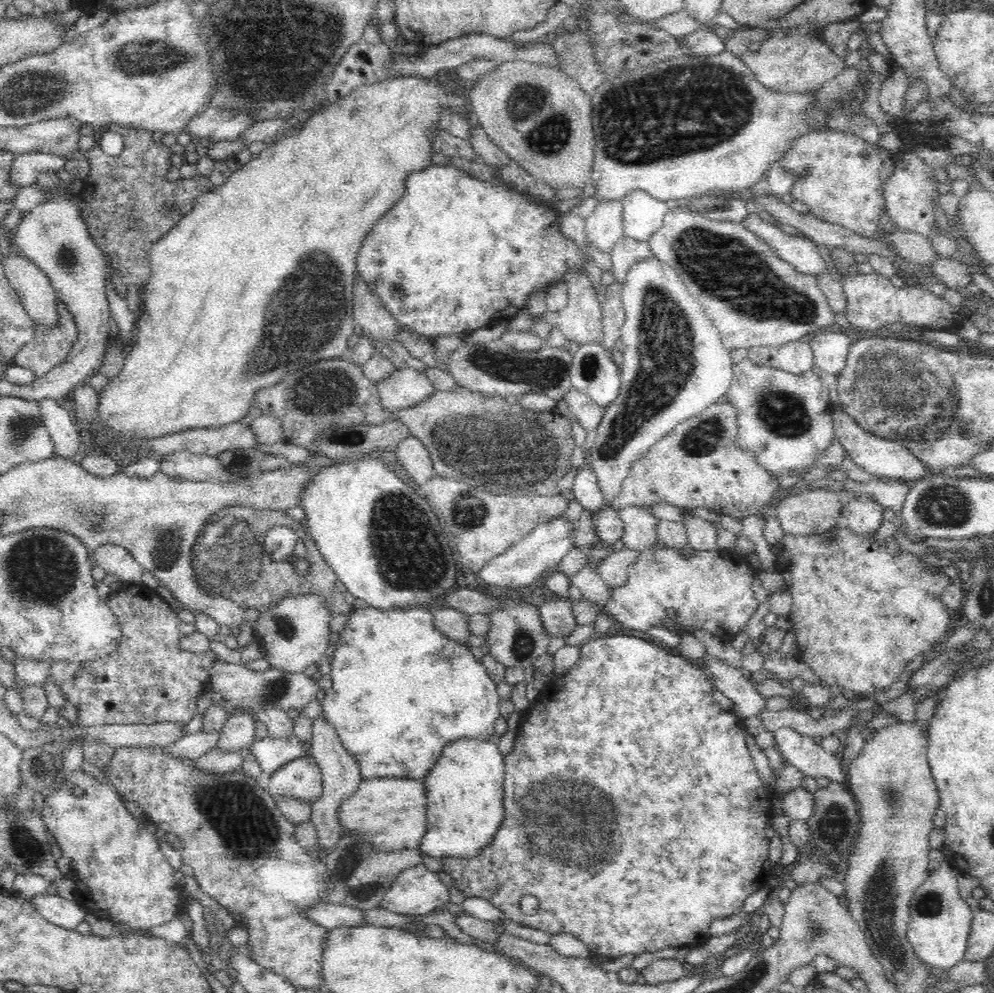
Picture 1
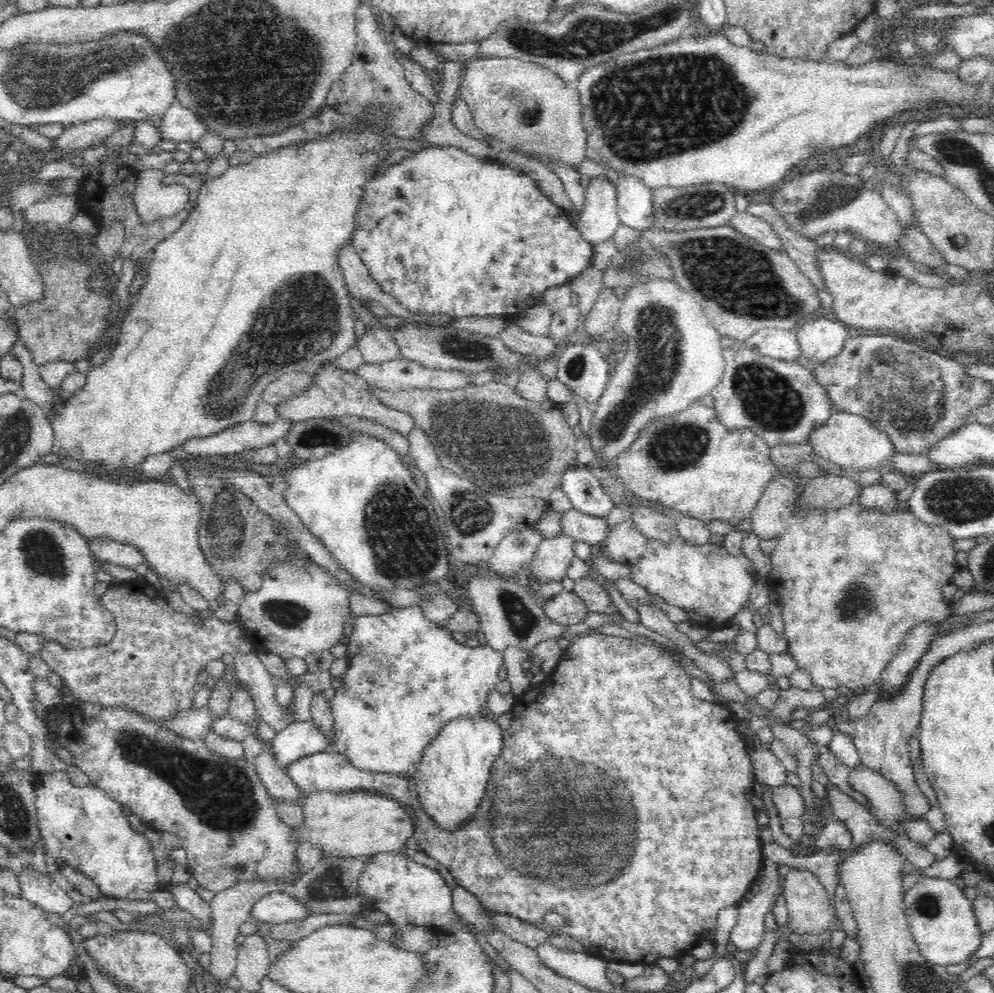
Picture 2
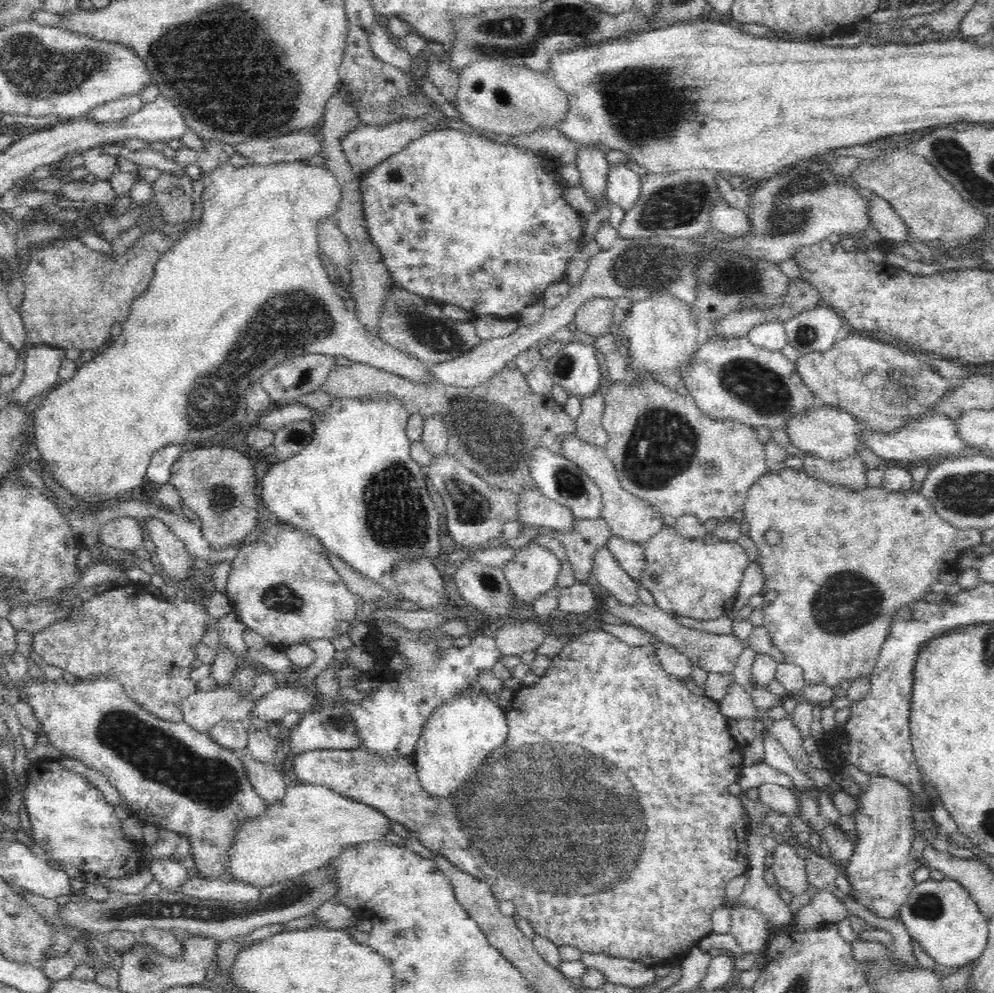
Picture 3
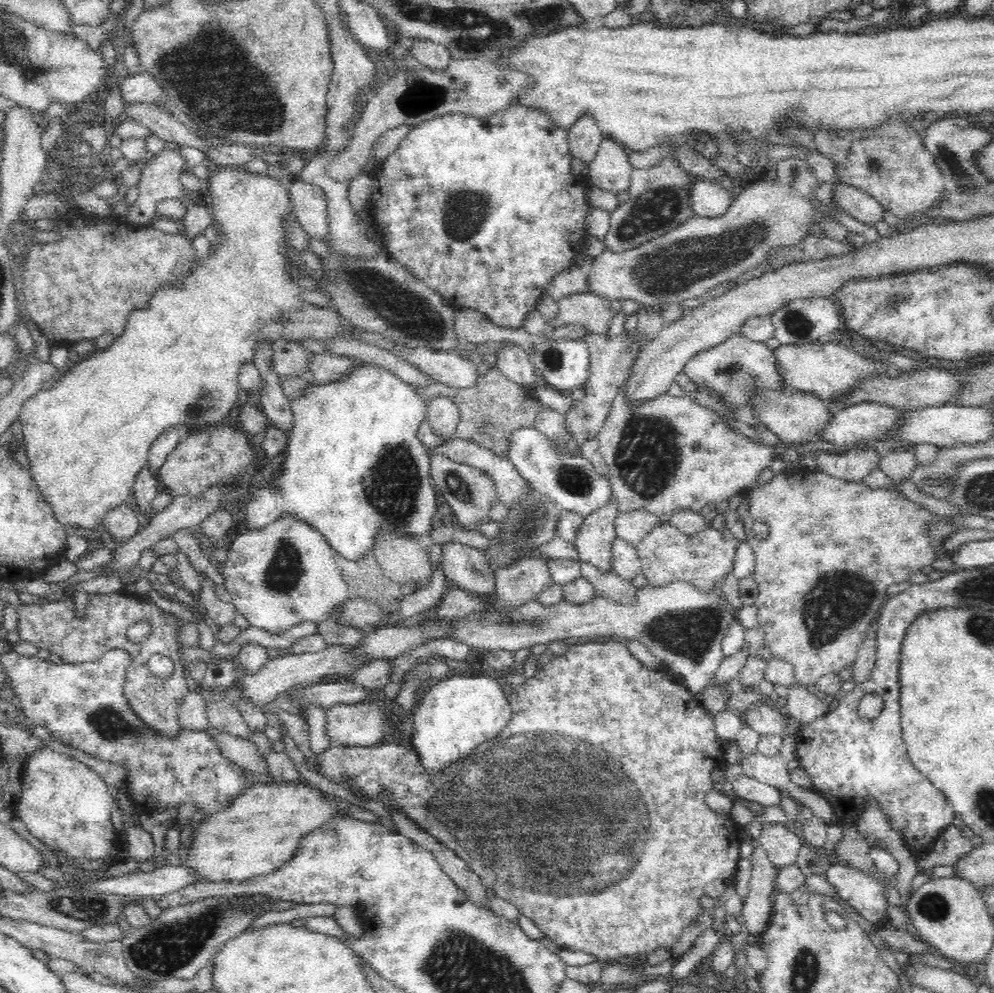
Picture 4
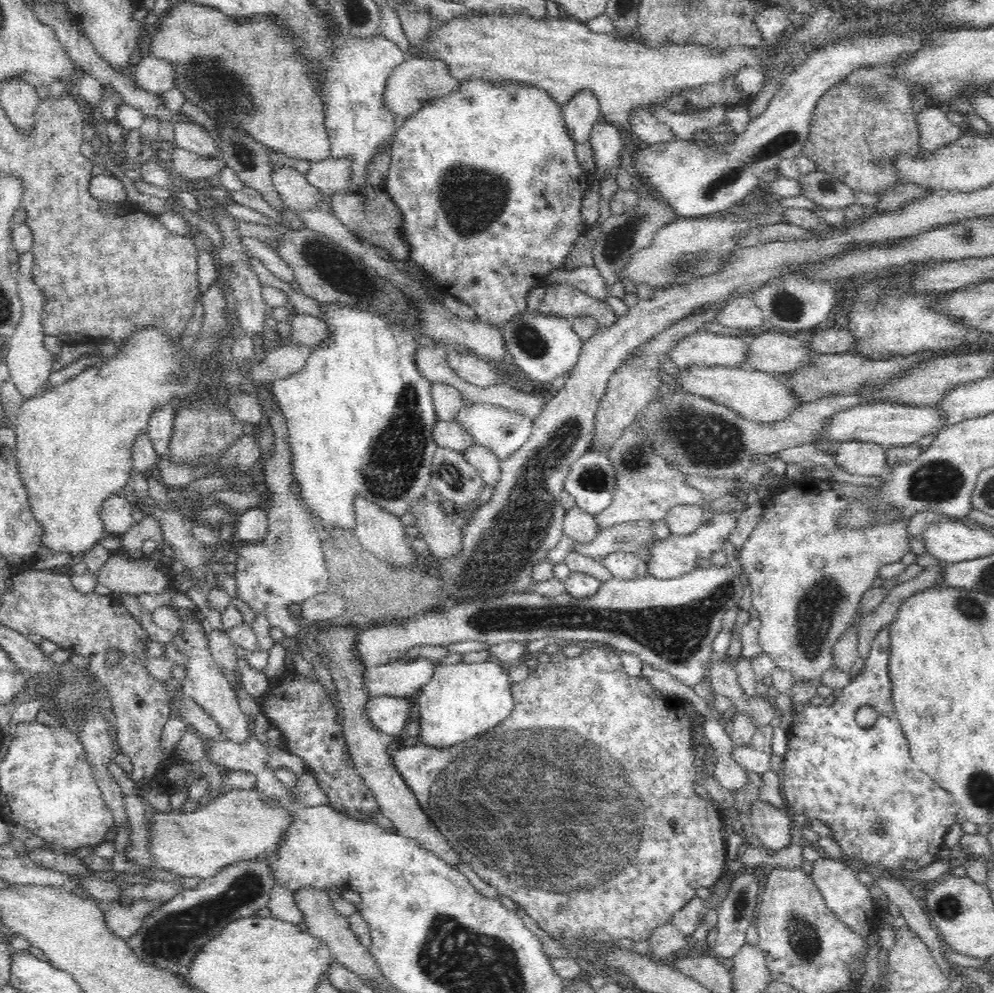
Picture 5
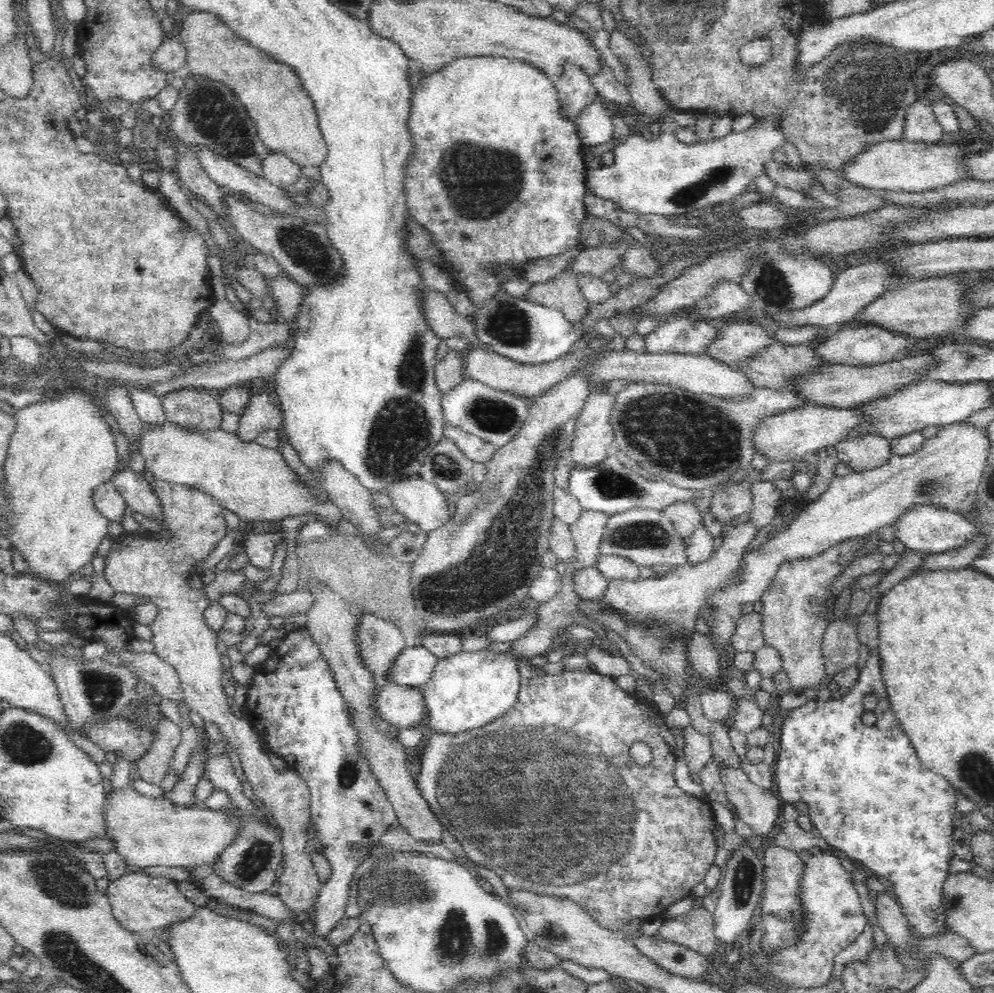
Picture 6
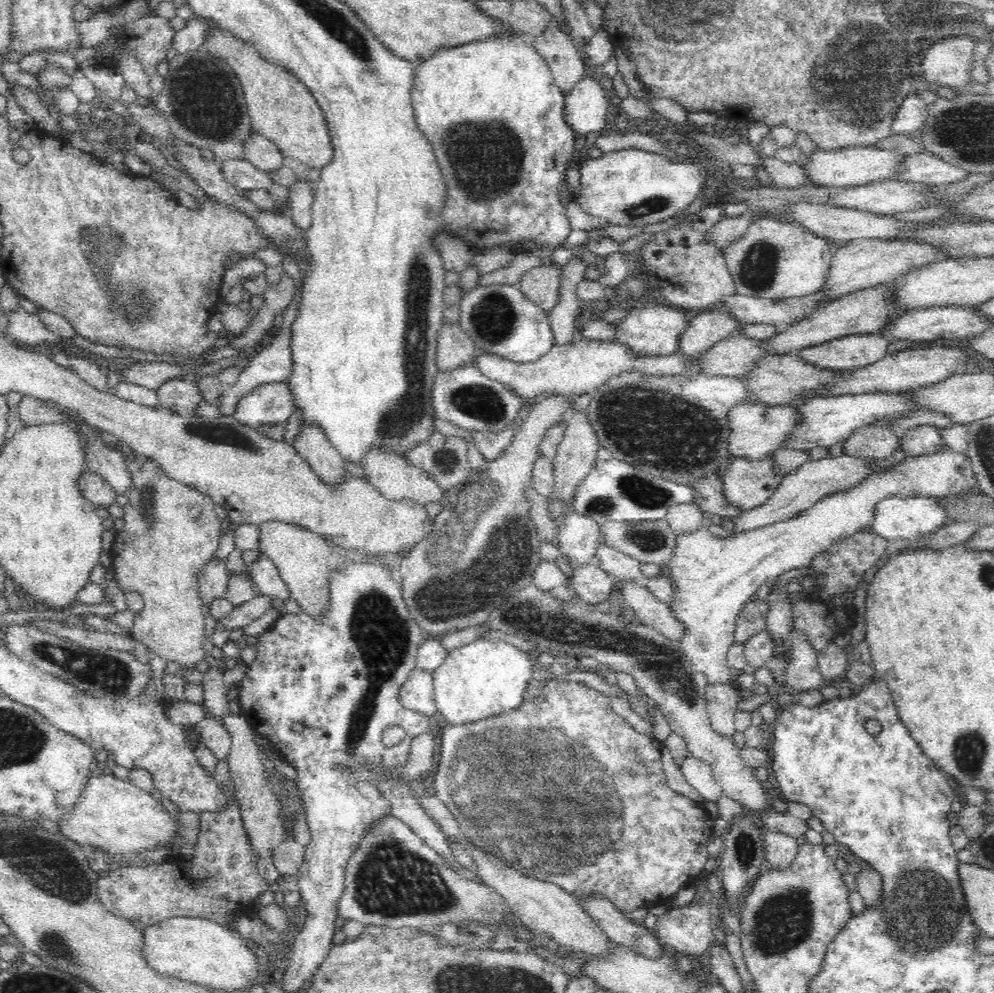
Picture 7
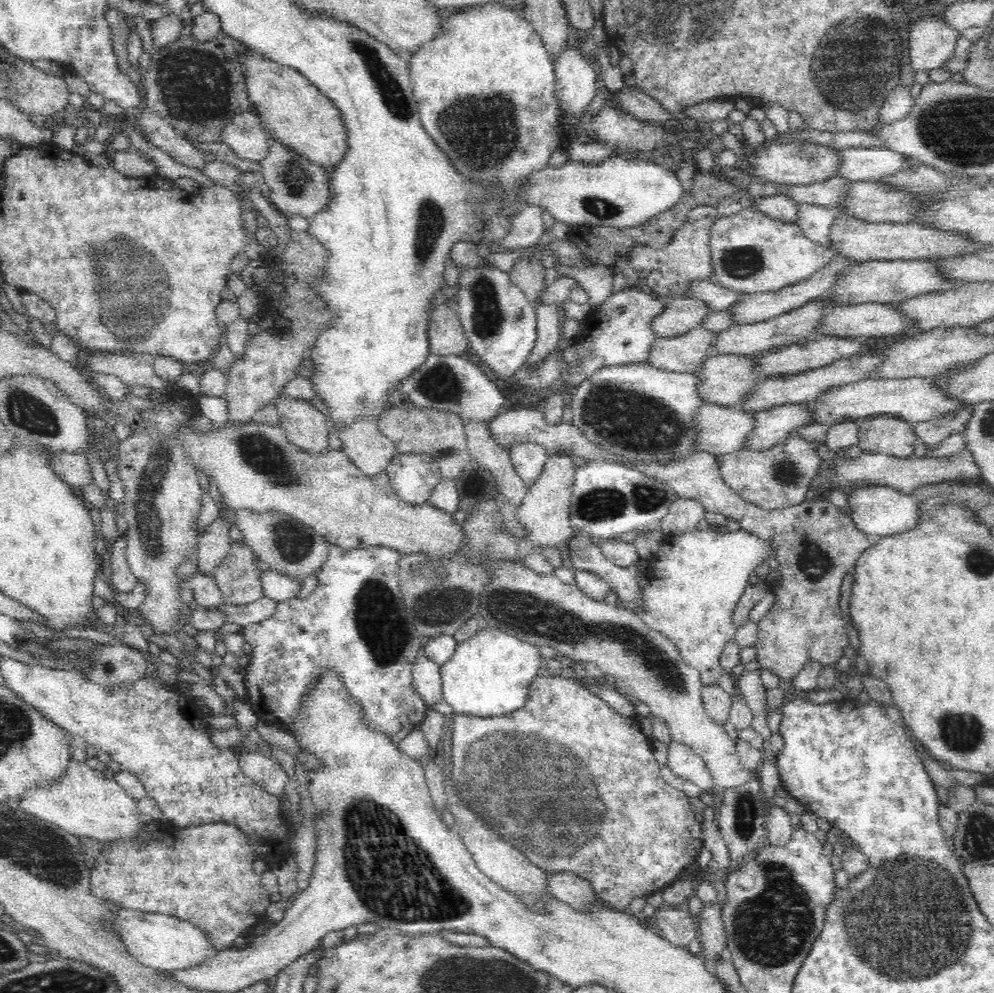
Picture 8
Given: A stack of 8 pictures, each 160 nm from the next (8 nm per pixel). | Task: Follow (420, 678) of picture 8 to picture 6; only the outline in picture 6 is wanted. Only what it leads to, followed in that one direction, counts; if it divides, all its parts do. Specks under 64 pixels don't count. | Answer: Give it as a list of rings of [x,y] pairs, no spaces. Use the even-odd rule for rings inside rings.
[[[388,683],[375,696],[380,718],[395,728],[418,727],[427,714],[422,686]]]

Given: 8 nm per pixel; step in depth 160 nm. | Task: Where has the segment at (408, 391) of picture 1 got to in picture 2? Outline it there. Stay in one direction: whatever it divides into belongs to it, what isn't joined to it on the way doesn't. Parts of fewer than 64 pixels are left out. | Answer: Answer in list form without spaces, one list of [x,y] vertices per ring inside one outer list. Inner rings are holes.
[[[401,357],[381,364],[364,362],[354,372],[372,387],[390,392],[414,388],[457,389],[470,386],[476,379],[476,376],[466,375],[462,371],[430,369]]]

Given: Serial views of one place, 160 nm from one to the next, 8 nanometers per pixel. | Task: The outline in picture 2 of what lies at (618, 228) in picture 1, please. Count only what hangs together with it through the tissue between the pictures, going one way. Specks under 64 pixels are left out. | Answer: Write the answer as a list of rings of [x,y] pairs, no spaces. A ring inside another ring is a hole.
[[[604,175],[590,178],[584,196],[584,208],[574,225],[592,246],[613,238],[620,224],[616,186]]]

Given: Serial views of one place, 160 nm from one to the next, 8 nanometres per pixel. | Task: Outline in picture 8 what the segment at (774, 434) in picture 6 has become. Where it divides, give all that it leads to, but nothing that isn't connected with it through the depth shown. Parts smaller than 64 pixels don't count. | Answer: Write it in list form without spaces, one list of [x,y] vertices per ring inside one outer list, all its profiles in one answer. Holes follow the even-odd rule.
[[[705,402],[696,412],[698,450],[717,456],[743,450],[754,430],[754,414],[744,411],[740,405],[724,406]]]

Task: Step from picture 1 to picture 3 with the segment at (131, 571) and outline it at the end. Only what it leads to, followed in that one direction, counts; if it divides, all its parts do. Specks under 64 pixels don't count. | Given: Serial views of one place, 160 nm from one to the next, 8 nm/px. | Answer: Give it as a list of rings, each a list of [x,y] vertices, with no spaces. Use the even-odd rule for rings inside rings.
[[[118,516],[102,525],[99,541],[106,548],[134,553],[142,546],[143,521],[131,516]]]

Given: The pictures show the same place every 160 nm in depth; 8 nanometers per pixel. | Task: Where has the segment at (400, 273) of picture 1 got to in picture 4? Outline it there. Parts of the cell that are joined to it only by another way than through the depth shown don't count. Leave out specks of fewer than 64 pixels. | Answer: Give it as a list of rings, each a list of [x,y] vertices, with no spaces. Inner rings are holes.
[[[522,104],[498,110],[492,116],[482,118],[456,112],[456,114],[440,114],[432,120],[414,125],[400,146],[386,157],[371,177],[374,185],[371,187],[367,208],[375,230],[378,233],[383,232],[384,250],[391,258],[401,262],[416,278],[424,281],[428,288],[438,292],[456,308],[479,311],[496,326],[522,328],[528,312],[532,312],[538,306],[538,300],[545,293],[548,283],[562,270],[574,264],[574,259],[582,251],[588,236],[585,220],[589,205],[584,194],[587,181],[572,172],[570,162],[573,156],[569,151],[568,133],[568,130],[556,126],[543,110],[524,107]]]

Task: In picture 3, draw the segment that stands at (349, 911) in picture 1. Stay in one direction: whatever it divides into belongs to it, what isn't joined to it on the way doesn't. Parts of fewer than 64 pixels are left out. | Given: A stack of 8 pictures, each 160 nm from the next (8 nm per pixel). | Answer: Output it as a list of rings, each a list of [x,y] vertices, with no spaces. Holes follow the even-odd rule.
[[[225,877],[189,878],[180,886],[178,893],[194,898],[205,898],[230,902],[252,902],[262,894],[262,887],[252,886],[244,881],[229,882]]]

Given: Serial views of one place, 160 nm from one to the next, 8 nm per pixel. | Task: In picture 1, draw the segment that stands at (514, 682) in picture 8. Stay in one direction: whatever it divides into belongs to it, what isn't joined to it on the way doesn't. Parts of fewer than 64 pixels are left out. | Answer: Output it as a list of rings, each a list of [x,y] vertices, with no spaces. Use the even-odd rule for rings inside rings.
[[[460,738],[452,744],[444,746],[438,762],[429,770],[425,780],[427,791],[427,830],[420,842],[421,854],[431,856],[439,861],[451,857],[460,859],[477,858],[483,849],[486,849],[495,838],[496,831],[504,821],[504,755],[499,745],[491,740],[472,740]]]

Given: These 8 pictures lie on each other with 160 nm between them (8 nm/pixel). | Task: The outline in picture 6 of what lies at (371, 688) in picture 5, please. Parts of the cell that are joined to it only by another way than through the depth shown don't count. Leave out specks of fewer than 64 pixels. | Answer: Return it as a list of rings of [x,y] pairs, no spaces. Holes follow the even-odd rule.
[[[422,644],[406,647],[395,658],[387,682],[404,686],[423,686],[431,679],[438,661],[439,658],[426,650]]]

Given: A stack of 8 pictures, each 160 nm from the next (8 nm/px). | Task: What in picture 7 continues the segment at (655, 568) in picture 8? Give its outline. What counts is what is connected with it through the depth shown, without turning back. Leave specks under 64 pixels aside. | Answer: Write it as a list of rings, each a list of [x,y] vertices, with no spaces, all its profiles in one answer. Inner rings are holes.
[[[947,445],[942,446],[942,450],[934,454],[924,454],[924,456],[908,455],[905,460],[894,464],[888,469],[879,473],[874,471],[862,482],[848,490],[830,493],[806,510],[799,512],[792,518],[782,522],[748,530],[742,534],[734,534],[720,539],[714,537],[708,531],[707,524],[700,530],[692,534],[677,535],[676,548],[671,560],[666,564],[671,572],[674,585],[673,602],[670,606],[676,618],[684,623],[684,638],[680,640],[682,652],[688,655],[692,666],[696,671],[700,671],[707,676],[709,684],[728,683],[736,689],[740,689],[734,676],[734,671],[728,666],[727,652],[735,643],[735,630],[737,627],[737,617],[742,610],[742,606],[756,595],[764,584],[770,584],[773,580],[797,568],[810,566],[812,558],[816,554],[824,552],[832,542],[838,542],[840,538],[848,538],[856,532],[870,530],[872,518],[876,514],[876,504],[888,496],[919,496],[920,498],[946,498],[946,496],[960,495],[963,489],[974,486],[975,474],[972,470],[972,461],[967,454],[957,454]]]

